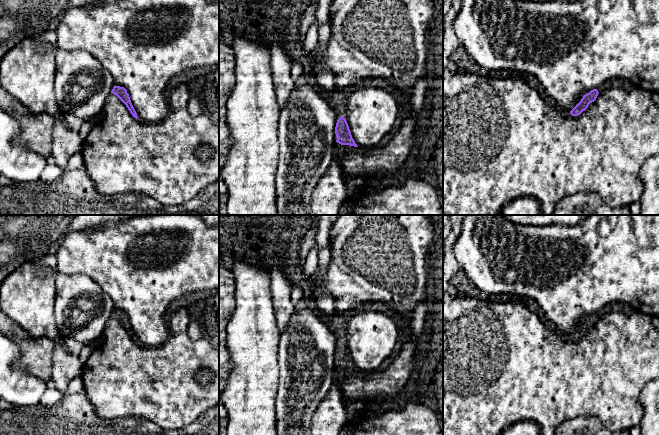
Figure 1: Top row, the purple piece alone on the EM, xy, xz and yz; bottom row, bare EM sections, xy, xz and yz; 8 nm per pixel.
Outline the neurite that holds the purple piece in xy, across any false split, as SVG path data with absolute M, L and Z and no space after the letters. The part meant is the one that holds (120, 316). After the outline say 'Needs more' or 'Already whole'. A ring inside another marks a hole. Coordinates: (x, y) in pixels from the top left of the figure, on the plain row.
M114 310L111 317L113 317L114 319L116 319L128 332L128 334L130 335L130 337L132 338L132 340L134 342L138 342L137 337L131 327L129 318L127 317L127 314L124 311L120 311L120 310Z. Already whole

